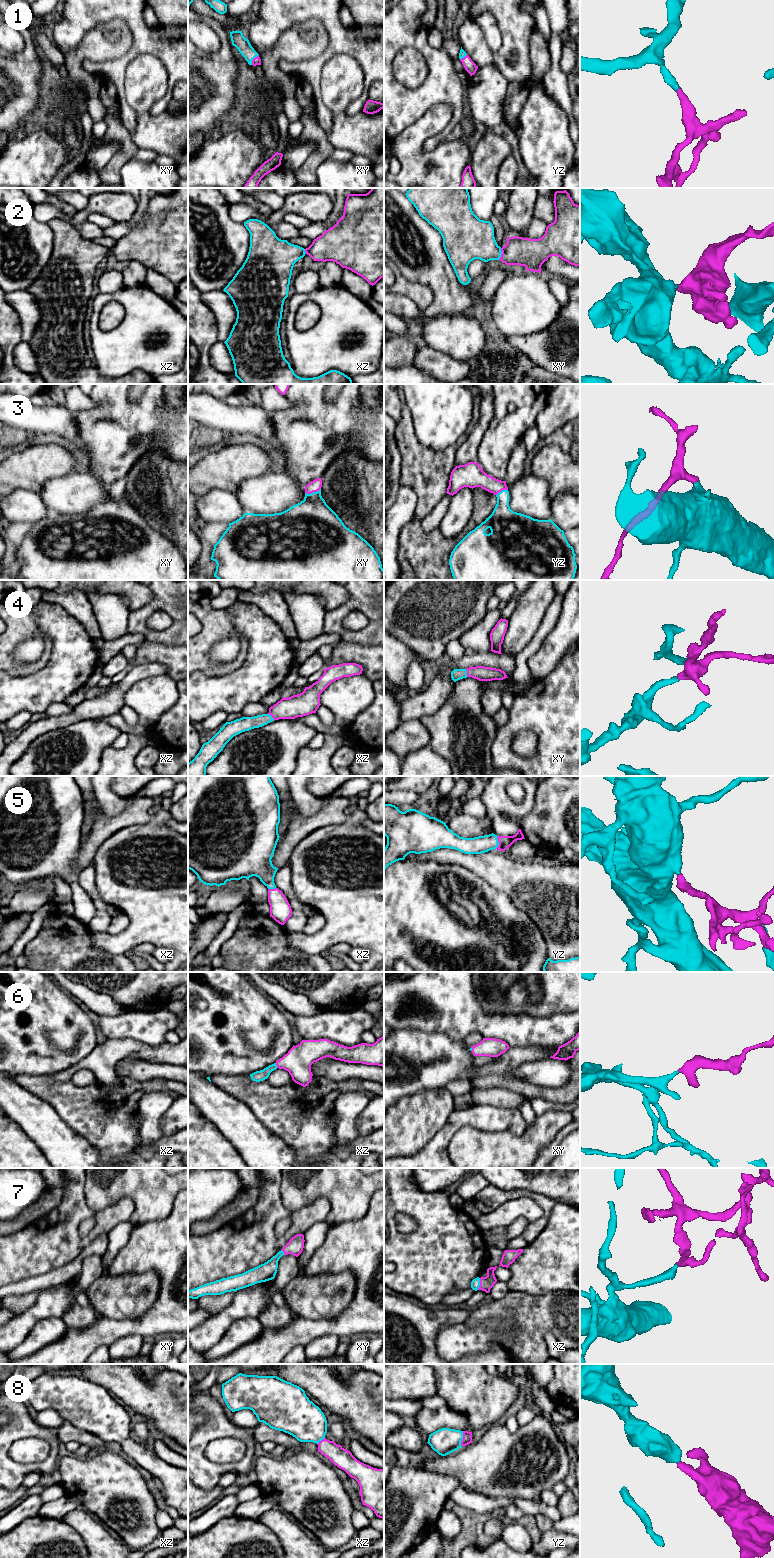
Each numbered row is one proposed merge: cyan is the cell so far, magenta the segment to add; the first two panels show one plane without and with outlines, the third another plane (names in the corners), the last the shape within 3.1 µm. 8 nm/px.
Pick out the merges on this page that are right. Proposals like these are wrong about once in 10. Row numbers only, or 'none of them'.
1, 2, 3, 4, 5, 6, 7, 8

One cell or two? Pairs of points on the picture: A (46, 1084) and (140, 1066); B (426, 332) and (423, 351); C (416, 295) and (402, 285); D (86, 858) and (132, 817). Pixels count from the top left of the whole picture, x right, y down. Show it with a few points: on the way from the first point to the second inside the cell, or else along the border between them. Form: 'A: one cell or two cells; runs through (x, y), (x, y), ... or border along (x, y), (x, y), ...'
A: two cells; border along (117, 1074), (140, 1080)
B: two cells; border along (421, 343), (446, 353)
C: one cell; runs through (413, 292), (405, 288)
D: one cell; runs through (91, 844), (112, 823), (118, 822)

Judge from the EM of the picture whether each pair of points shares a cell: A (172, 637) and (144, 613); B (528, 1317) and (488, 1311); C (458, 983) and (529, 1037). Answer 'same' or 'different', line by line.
A: same
B: same
C: same

